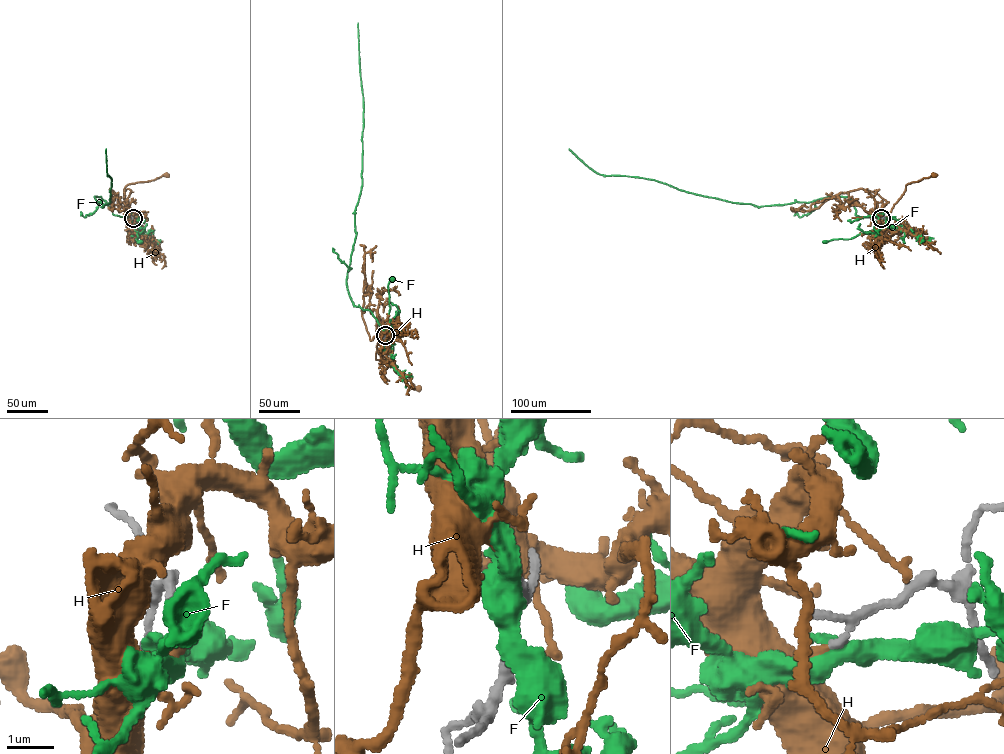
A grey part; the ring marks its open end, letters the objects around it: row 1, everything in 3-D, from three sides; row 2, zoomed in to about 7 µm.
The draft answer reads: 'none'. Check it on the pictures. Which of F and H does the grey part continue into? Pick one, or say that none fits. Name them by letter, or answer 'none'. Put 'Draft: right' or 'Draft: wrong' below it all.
none
Draft: right

